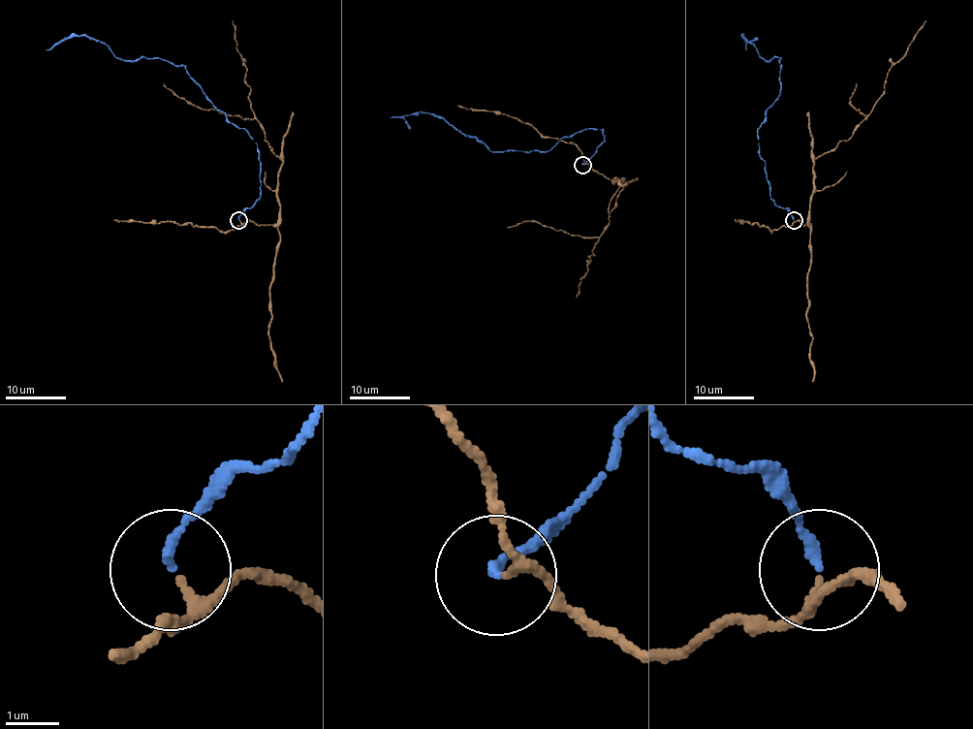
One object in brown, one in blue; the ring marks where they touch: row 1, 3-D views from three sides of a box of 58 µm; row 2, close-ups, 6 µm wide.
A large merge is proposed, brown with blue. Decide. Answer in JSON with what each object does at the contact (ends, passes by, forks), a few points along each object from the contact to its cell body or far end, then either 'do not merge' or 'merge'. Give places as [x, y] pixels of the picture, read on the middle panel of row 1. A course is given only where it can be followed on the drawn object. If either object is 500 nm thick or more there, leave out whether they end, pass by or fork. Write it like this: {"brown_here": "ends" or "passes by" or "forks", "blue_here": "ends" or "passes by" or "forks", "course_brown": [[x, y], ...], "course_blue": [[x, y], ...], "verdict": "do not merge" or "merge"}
{"brown_here": "passes by", "blue_here": "ends", "course_brown": [[583, 164], [613, 180], [624, 180], [621, 183], [626, 185], [594, 255], [589, 257], [576, 298]], "course_blue": [[583, 164], [605, 142], [603, 131], [563, 137], [547, 152], [492, 152], [428, 112], [391, 117]], "verdict": "merge"}

